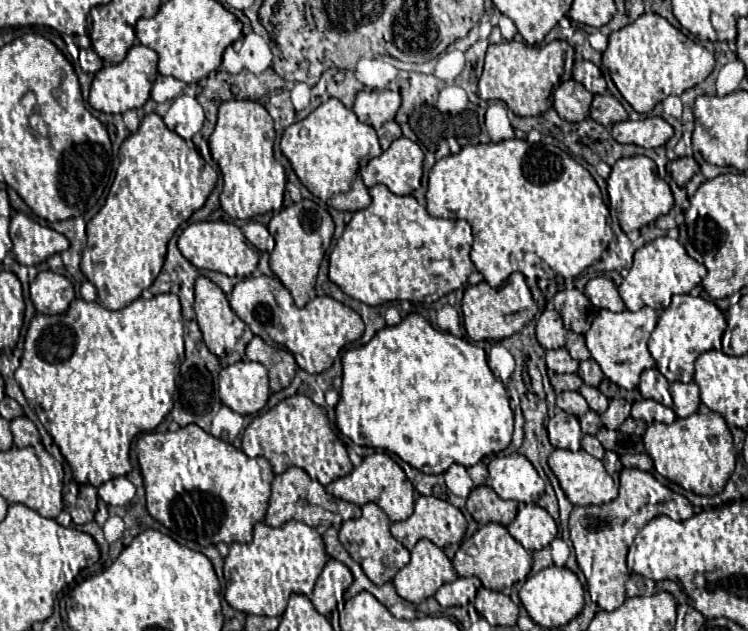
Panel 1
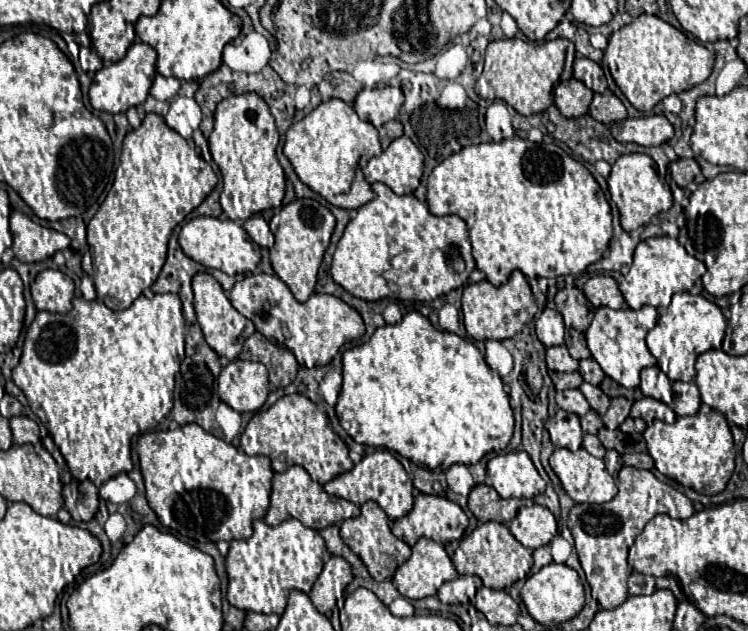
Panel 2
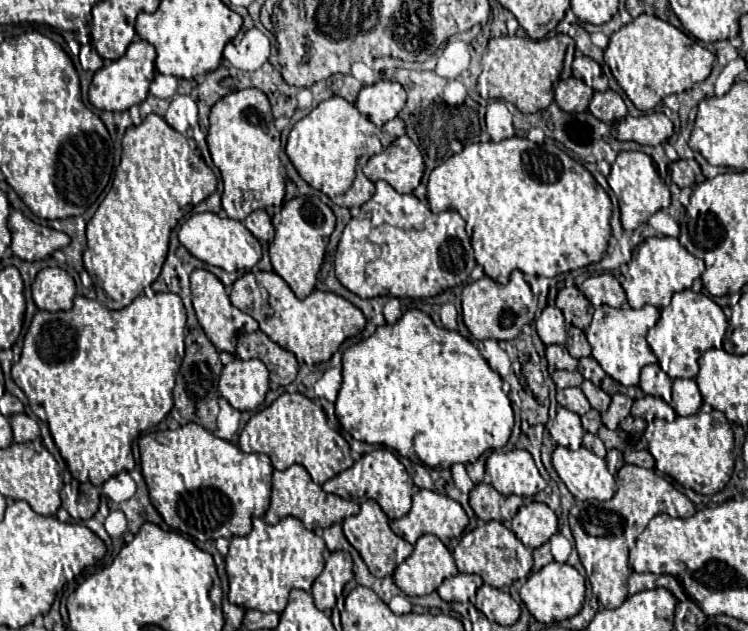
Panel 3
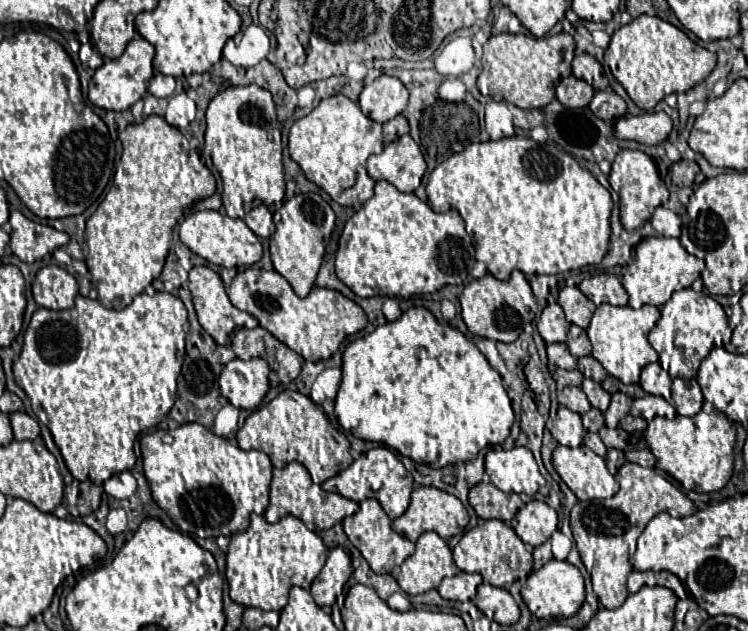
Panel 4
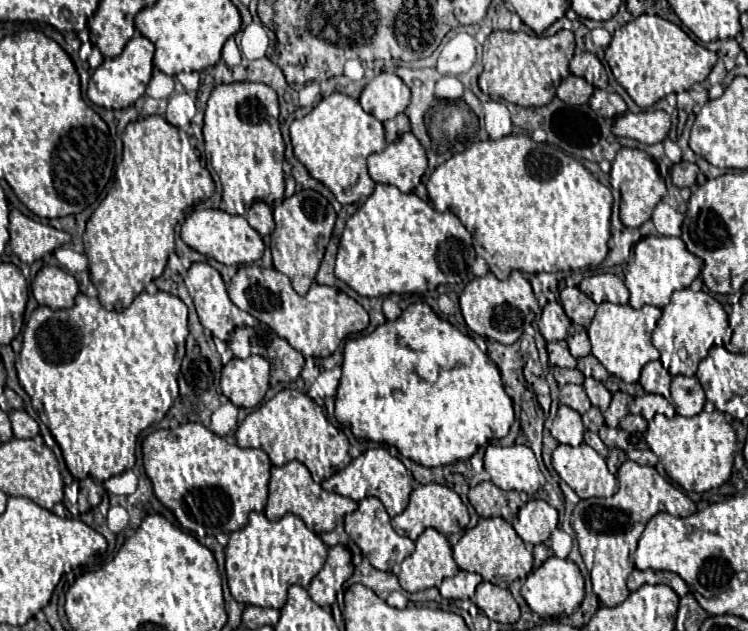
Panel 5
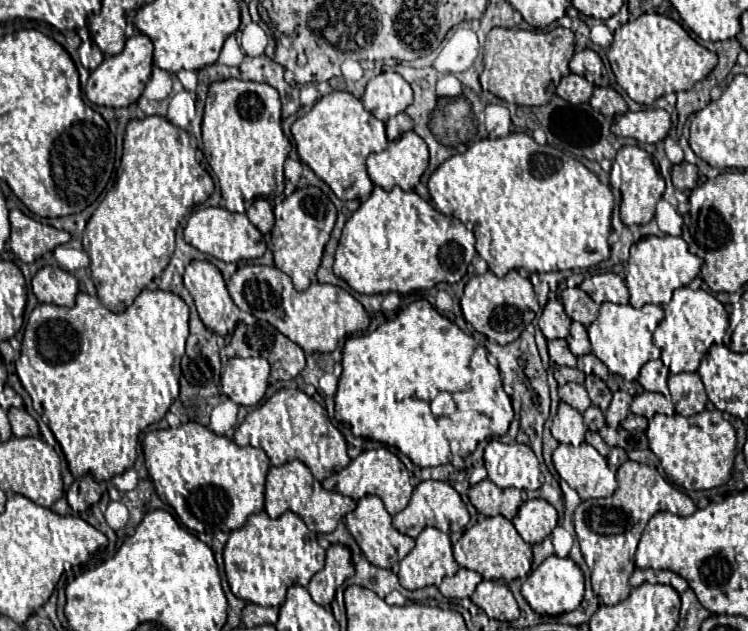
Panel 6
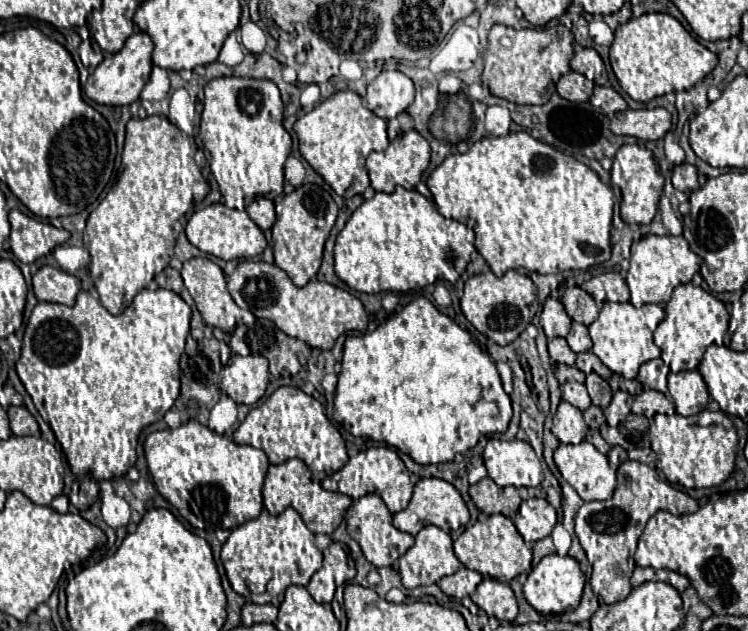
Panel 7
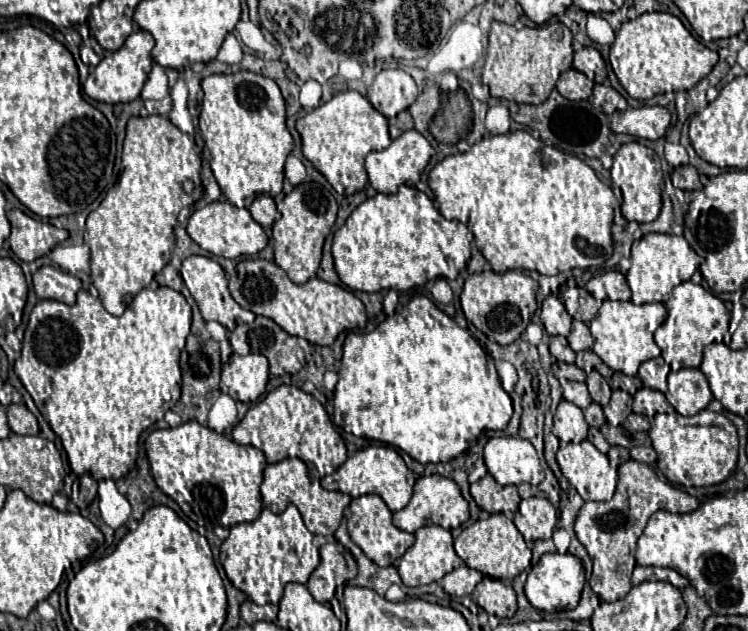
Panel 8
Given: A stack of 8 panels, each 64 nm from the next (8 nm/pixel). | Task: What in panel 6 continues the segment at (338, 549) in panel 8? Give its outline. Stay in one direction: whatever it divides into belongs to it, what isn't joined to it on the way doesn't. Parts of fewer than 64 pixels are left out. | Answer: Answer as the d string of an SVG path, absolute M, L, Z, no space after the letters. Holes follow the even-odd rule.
M334 544L328 548L326 566L316 576L312 576L308 592L316 604L326 606L334 600L334 592L354 574L350 550L342 544Z

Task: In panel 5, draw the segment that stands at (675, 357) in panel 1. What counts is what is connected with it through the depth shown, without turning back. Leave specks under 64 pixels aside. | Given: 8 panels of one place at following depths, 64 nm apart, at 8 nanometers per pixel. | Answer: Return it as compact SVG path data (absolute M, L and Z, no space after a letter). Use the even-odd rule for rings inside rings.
M690 288L676 290L670 302L662 308L662 316L652 332L652 344L660 350L660 360L668 362L668 372L672 376L684 374L694 376L700 360L706 358L713 346L723 345L723 336L728 328L728 316L718 300L708 292L692 292Z

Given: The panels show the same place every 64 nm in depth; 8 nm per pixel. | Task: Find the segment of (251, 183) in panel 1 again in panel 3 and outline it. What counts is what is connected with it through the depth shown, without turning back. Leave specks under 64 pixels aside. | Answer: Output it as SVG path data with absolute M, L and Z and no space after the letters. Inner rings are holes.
M258 88L236 90L220 98L210 110L208 150L222 174L222 208L228 218L244 220L260 208L280 208L284 202L284 176L280 164L280 132L274 126L268 96Z

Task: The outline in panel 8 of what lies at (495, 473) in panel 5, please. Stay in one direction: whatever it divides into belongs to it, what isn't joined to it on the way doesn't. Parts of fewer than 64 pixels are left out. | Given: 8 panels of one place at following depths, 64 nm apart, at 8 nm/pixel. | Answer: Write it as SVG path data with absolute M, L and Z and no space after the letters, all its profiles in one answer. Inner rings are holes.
M494 436L484 446L484 462L494 480L506 484L540 484L544 470L534 446L524 438Z

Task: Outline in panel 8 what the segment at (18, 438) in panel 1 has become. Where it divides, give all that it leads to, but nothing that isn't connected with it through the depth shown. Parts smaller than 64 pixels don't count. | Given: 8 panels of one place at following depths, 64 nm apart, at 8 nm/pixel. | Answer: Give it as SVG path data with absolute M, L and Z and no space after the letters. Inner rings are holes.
M10 404L6 412L8 412L8 424L12 432L30 434L30 436L36 436L40 432L36 416L24 404Z

